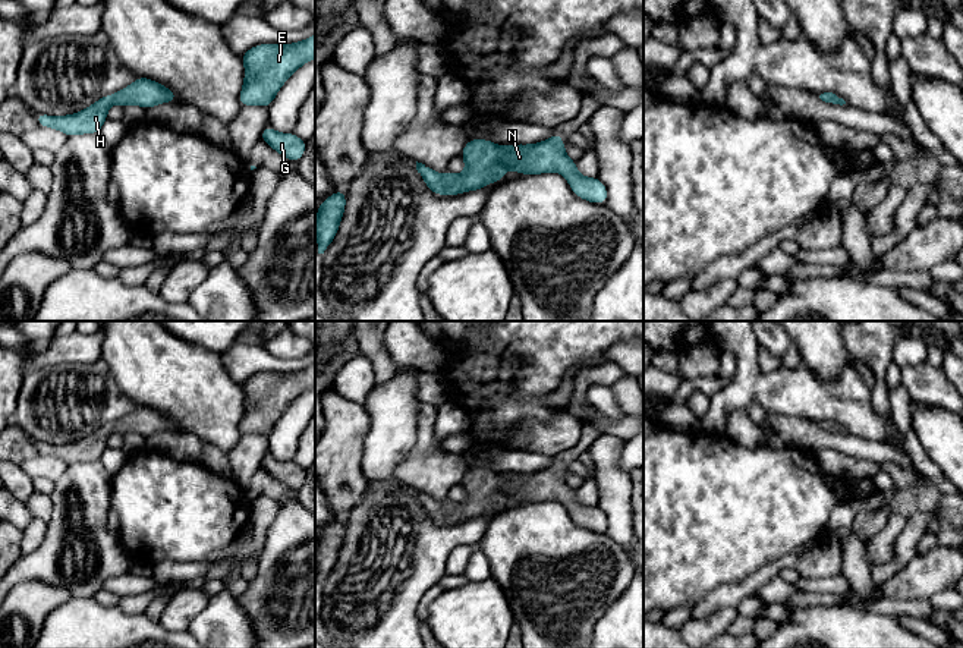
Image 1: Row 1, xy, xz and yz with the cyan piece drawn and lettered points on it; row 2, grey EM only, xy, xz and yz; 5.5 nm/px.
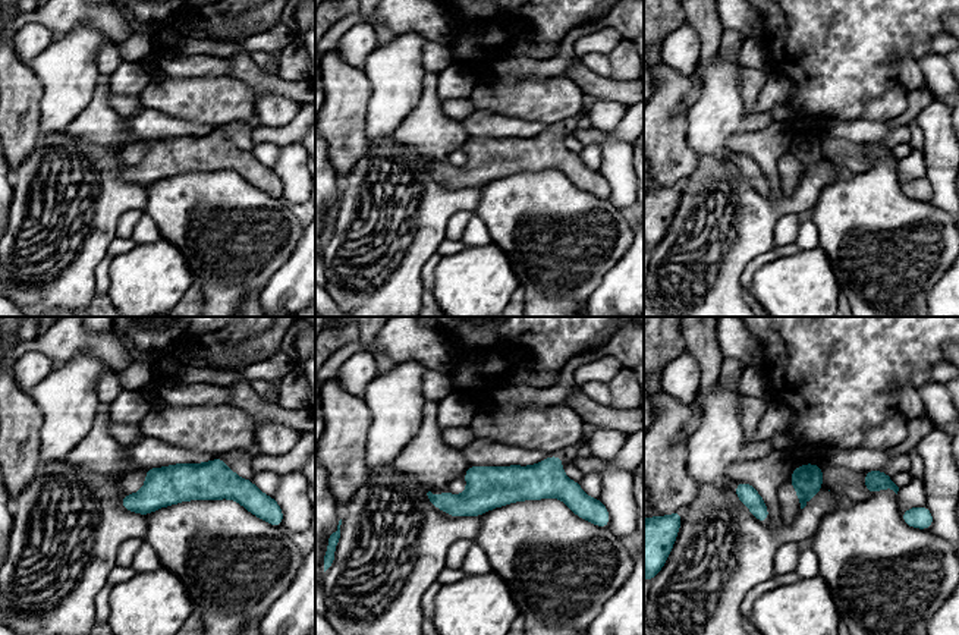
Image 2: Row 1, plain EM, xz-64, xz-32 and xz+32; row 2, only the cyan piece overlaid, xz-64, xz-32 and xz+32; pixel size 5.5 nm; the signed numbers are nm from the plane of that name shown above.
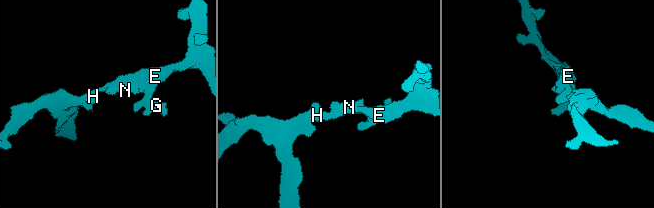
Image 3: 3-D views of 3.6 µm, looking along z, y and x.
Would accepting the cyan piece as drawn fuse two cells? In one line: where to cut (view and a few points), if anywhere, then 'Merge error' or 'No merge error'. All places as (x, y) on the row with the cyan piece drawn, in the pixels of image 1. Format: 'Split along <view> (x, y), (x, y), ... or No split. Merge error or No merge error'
No split. No merge error

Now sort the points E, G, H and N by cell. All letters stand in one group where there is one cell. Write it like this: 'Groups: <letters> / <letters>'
Groups: E G H N

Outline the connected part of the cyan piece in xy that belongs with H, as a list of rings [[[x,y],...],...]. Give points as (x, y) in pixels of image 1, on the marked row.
[[[138,76],[132,85],[113,95],[101,97],[89,108],[70,116],[47,116],[37,113],[35,120],[38,126],[59,129],[69,138],[79,133],[101,132],[101,126],[107,120],[107,110],[114,103],[122,107],[126,104],[138,104],[147,110],[158,103],[173,103],[176,100],[177,94],[171,89],[152,79]]]

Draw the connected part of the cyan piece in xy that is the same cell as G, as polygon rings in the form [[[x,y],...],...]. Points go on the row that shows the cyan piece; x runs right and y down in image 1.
[[[270,125],[262,129],[259,138],[283,157],[296,163],[302,158],[306,148],[306,141],[295,133],[277,133]]]

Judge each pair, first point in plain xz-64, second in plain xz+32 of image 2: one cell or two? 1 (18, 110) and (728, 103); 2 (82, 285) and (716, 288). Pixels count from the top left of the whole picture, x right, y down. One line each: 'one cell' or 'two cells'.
1: two cells
2: one cell

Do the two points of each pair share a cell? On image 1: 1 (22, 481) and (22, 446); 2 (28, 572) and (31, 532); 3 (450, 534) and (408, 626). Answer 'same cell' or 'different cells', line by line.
1: same cell
2: different cells
3: same cell

